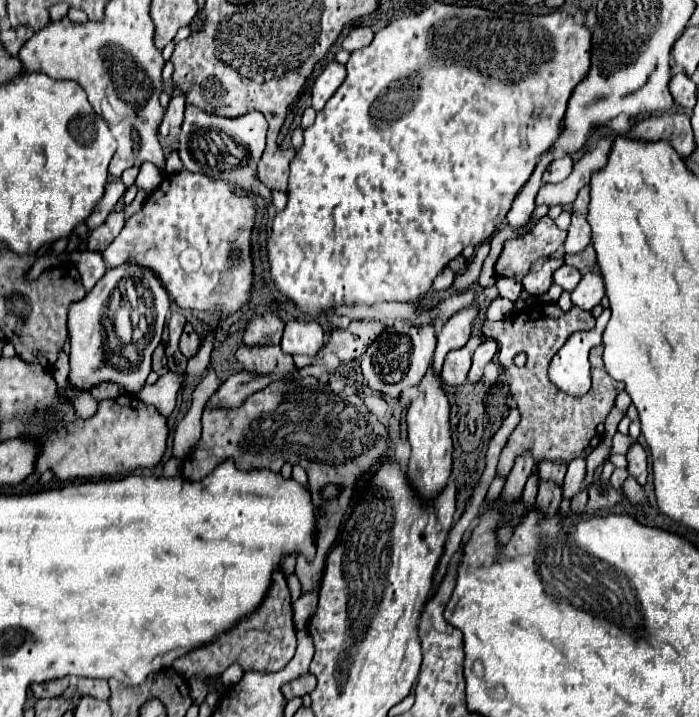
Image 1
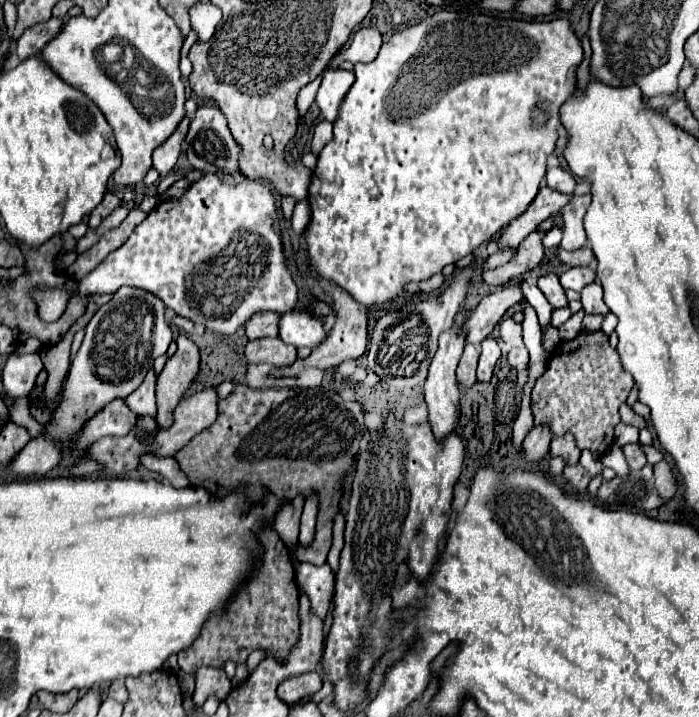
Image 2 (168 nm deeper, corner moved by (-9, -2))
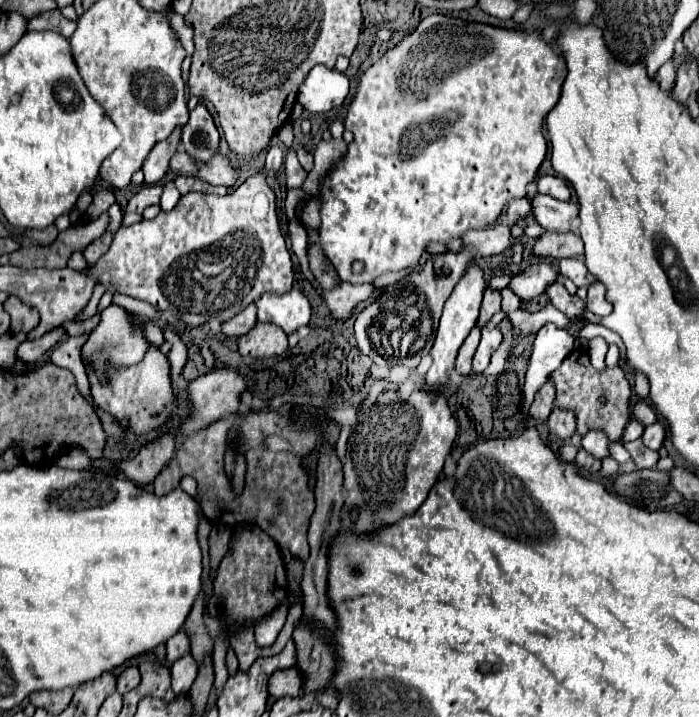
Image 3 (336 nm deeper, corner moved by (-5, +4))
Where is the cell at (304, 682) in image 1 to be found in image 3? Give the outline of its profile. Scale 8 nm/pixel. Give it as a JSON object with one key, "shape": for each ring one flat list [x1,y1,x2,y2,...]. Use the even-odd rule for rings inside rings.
{"shape":[[288,668,288,670,278,670,270,676,268,680,268,692,272,698,282,698,282,696,300,696,304,692,304,680,302,680,302,670]]}

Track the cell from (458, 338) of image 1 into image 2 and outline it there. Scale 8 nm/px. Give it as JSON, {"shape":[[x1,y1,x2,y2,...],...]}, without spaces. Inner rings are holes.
{"shape":[[518,284,514,286,504,286,498,292,492,292,482,298,482,302,470,312,470,316,464,322,466,342,470,344,480,344,486,336,492,334,496,324,502,320,502,316,512,308,514,304,520,304,524,300,522,290]]}

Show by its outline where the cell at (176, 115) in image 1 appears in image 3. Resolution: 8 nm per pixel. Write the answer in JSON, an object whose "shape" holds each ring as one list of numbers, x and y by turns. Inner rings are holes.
{"shape":[[174,128,170,138,162,140,154,146,154,150,148,154,148,158,142,166,146,184,156,184,158,180,162,180,166,176,166,172,170,170,170,160,178,148,178,142,180,142,180,128]]}

